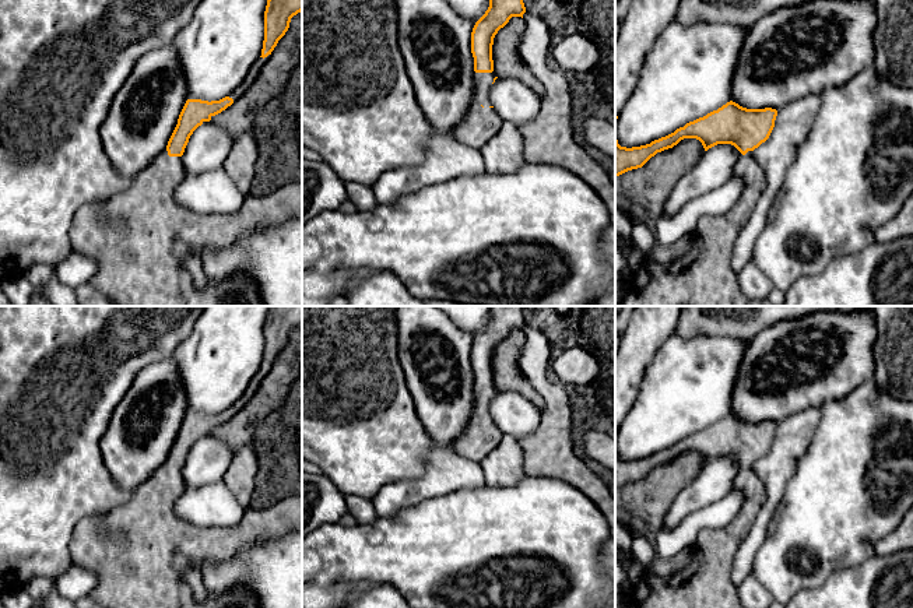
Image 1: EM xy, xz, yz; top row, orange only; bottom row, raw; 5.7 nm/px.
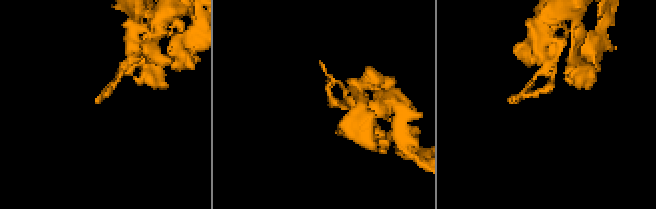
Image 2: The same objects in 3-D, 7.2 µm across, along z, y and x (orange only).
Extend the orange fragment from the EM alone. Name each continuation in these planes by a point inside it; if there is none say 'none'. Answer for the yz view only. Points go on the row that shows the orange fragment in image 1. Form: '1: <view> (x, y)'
1: yz (702, 277)

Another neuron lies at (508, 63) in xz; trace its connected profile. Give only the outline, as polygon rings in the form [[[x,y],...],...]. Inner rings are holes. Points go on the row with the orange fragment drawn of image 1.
[[[512,17],[509,22],[498,31],[492,45],[494,73],[498,78],[513,78],[537,95],[544,94],[541,81],[531,73],[520,55],[520,42],[524,34],[524,20]]]

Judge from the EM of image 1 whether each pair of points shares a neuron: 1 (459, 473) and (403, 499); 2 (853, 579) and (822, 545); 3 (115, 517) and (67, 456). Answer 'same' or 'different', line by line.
1: same
2: different
3: different

